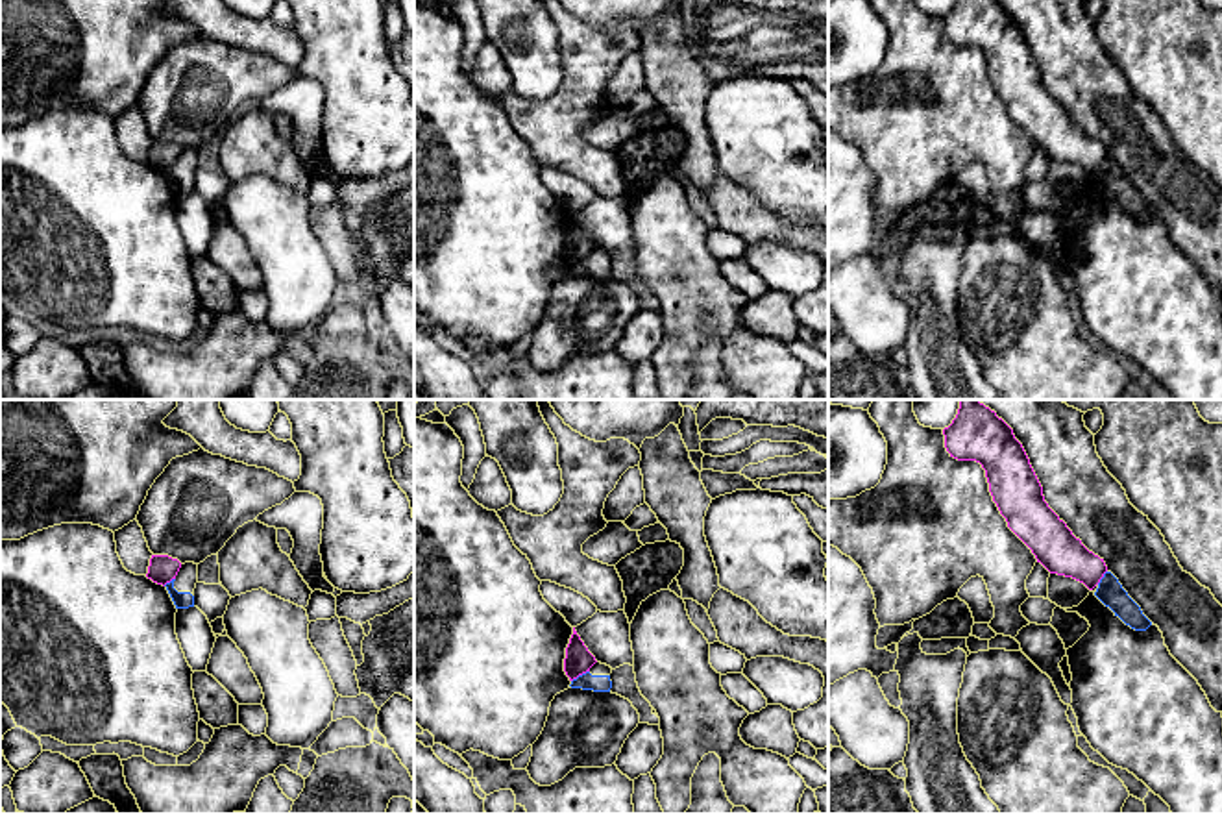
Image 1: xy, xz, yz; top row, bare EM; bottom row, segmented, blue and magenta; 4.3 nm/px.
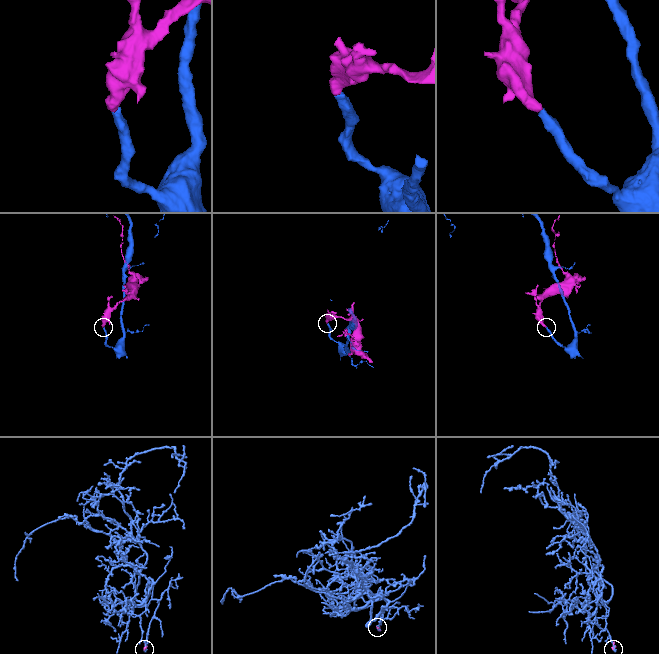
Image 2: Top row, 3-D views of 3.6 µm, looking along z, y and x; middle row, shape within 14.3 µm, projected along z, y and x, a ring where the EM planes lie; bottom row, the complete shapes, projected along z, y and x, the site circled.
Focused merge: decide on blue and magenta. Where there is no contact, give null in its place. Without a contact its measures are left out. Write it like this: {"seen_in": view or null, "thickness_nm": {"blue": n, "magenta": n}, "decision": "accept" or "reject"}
{"seen_in": "xz", "thickness_nm": {"blue": 80, "magenta": 120}, "decision": "reject"}

